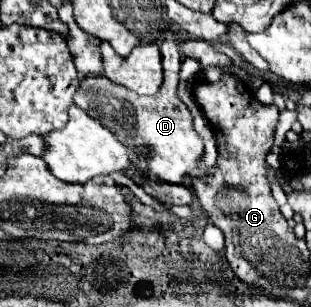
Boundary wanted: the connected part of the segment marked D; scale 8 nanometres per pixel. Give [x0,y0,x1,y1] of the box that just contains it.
[74,28,204,184]

